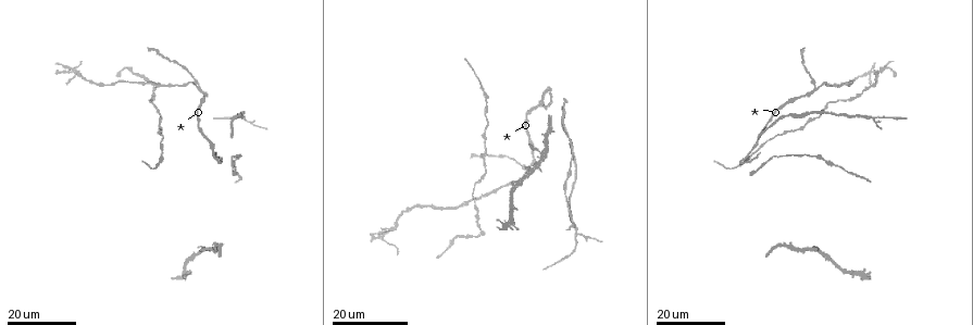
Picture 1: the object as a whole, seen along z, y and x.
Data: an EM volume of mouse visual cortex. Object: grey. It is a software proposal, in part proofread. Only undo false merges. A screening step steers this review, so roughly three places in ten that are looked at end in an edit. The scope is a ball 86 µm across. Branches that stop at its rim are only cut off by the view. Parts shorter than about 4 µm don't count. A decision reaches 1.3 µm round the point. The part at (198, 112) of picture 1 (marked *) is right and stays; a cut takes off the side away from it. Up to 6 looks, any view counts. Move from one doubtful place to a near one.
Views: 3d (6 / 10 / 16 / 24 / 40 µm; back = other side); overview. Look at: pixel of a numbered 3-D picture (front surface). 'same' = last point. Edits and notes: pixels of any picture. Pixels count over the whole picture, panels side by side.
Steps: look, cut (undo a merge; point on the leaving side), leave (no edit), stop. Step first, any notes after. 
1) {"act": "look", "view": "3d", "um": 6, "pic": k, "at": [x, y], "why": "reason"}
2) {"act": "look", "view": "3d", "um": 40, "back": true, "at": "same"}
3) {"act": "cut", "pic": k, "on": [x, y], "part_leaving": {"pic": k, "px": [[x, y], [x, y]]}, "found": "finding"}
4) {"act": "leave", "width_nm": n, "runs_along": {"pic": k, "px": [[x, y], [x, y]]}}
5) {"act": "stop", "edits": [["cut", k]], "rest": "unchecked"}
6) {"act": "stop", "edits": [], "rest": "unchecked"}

{"act": "look", "view": "3d", "um": 16, "pic": 1, "at": [203, 103], "why": "sudden change in width"}

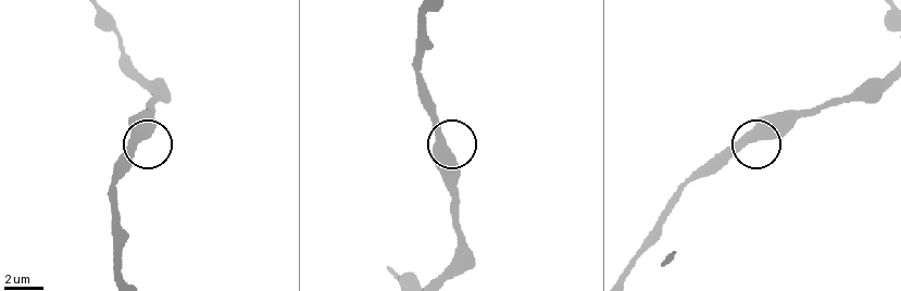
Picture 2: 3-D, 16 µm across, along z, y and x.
{"act": "look", "view": "3d", "um": 10, "pic": 2, "at": [444, 147]}

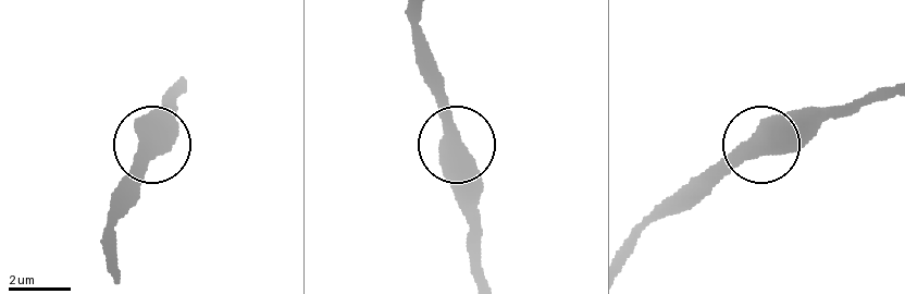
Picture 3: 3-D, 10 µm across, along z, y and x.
{"act": "leave", "runs_along": {"pic": 3, "px": [[636, 235], [704, 199], [758, 147], [805, 139], [850, 113]]}, "found": "all the same cell"}

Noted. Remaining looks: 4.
{"act": "look", "view": "3d", "um": 24, "pic": 1, "at": [872, 118], "why": "thin arm on a thick one"}

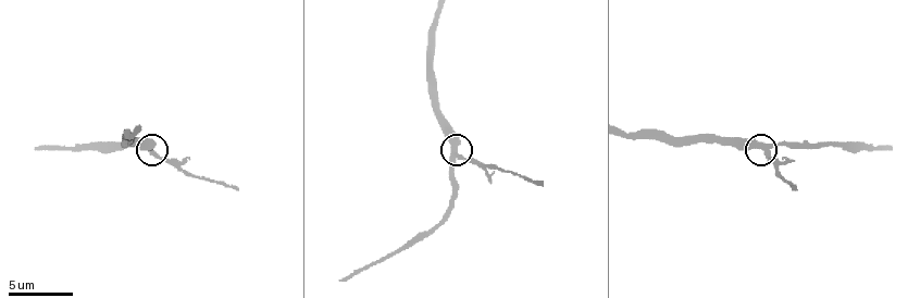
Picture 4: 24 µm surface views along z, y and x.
{"act": "look", "view": "3d", "um": 10, "pic": 4, "at": [767, 151]}

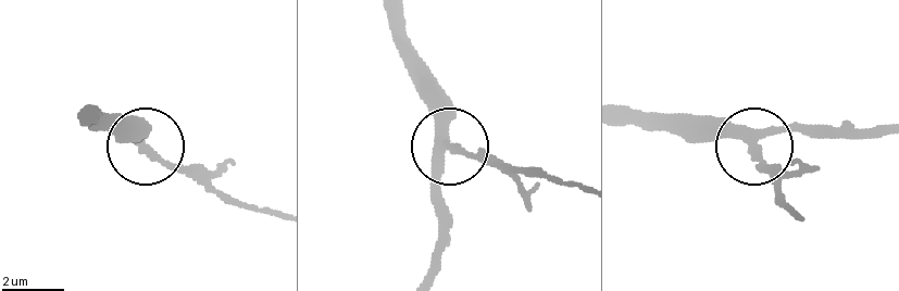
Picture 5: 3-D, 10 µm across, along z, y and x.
{"act": "cut", "pic": 5, "on": [190, 172], "side_arm_um": 8, "arms": 3, "found": "a second cell is stuck on"}

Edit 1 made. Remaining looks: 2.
{"act": "look", "view": "3d", "um": 16, "pic": 1, "at": [72, 70], "why": "side arm on a straight run"}

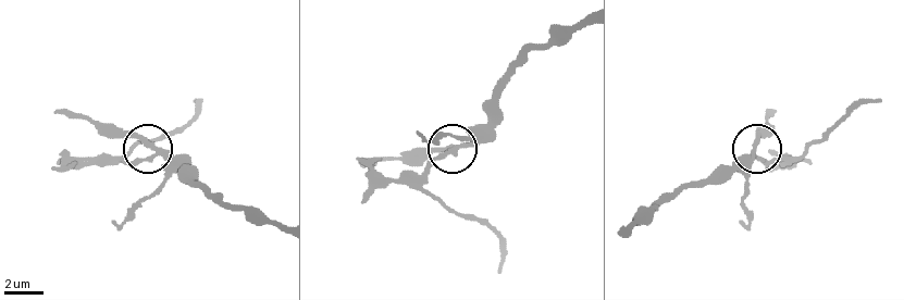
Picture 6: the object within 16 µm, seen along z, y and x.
{"act": "look", "view": "3d", "um": 6, "pic": 6, "at": [150, 153]}

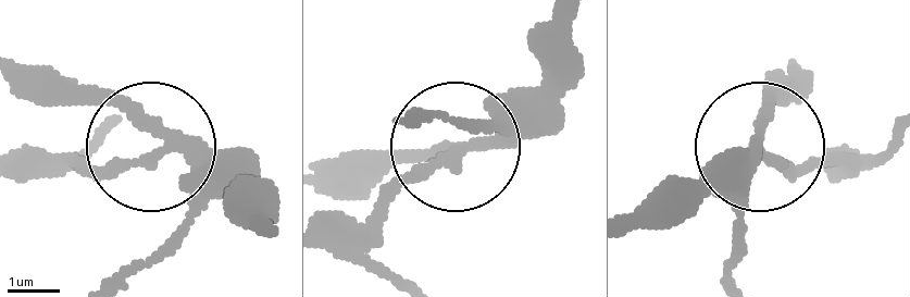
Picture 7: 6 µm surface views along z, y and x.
{"act": "cut", "pic": 7, "on": [102, 175], "side_arm_um": 6, "part_leaving": {"pic": 7, "px": [[463, 144], [386, 221], [377, 247], [403, 277]]}, "found": "two cells meet here"}

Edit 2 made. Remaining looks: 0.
{"act": "stop", "edits": [["cut", 5], ["cut", 7]], "rest": "unchecked"}

